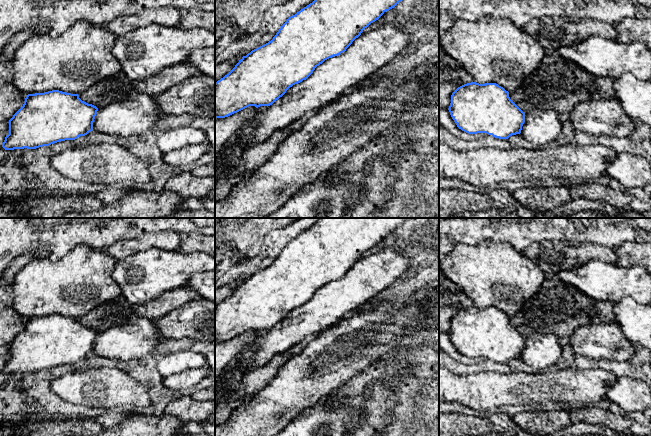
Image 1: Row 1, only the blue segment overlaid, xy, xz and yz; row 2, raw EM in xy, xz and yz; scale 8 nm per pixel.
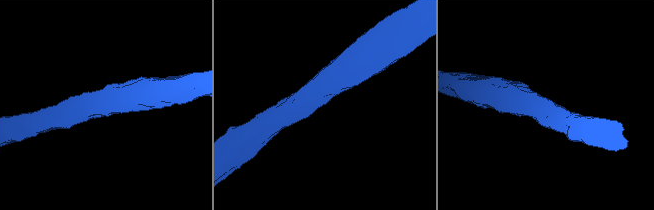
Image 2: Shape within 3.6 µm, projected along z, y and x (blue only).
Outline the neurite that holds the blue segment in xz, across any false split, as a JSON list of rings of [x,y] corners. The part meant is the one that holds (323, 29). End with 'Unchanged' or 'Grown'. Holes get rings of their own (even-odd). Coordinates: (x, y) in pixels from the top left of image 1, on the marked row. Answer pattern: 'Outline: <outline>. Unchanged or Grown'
Outline: [[[314,0],[290,16],[268,43],[252,50],[215,83],[215,118],[225,118],[249,106],[270,106],[295,84],[306,80],[325,60],[345,52],[363,30],[402,0]]]. Unchanged

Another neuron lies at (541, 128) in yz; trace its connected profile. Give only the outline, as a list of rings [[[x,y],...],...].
[[[535,108],[525,113],[520,134],[536,148],[542,148],[553,144],[561,130],[562,124],[556,111]]]

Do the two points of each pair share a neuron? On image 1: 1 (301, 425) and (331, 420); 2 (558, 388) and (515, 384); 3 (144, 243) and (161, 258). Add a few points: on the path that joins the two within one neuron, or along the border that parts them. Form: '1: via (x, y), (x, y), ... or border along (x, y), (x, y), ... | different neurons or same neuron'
1: via (308, 425), (324, 425) | same neuron
2: via (547, 388), (526, 388) | same neuron
3: border along (173, 250), (148, 248), (130, 255) | different neurons

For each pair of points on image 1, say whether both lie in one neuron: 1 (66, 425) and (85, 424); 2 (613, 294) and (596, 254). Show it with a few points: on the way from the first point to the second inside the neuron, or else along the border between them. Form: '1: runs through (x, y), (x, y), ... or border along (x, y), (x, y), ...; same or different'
1: runs through (71, 425), (80, 425); same
2: border along (616, 263), (589, 260), (576, 267); different

